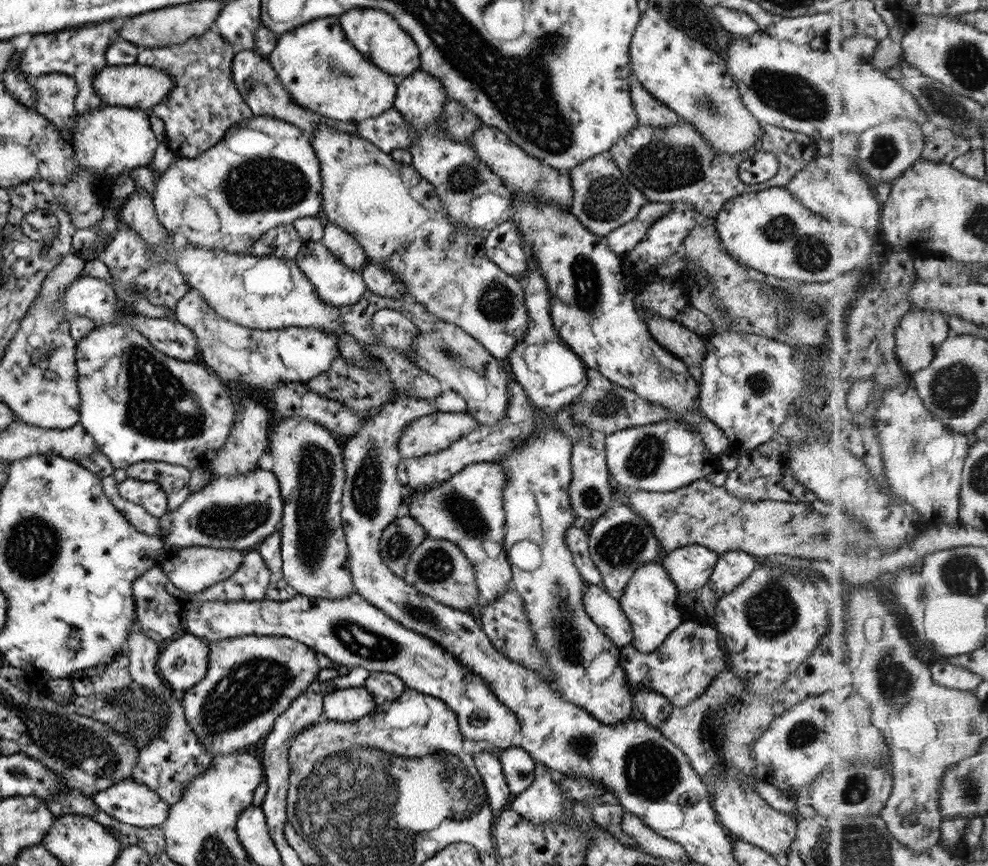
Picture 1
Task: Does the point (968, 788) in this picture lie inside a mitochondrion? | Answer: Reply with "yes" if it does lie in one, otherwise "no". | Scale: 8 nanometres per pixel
yes

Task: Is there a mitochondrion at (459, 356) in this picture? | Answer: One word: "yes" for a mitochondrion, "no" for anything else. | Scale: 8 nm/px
yes

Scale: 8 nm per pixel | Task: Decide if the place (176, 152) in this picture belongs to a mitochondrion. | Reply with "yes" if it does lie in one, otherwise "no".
no

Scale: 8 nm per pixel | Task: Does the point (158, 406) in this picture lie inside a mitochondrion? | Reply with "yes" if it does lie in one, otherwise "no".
yes

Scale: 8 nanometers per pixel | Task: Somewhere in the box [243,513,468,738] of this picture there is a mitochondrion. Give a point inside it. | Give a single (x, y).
(365, 643)

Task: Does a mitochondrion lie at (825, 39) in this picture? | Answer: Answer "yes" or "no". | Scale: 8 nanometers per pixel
no

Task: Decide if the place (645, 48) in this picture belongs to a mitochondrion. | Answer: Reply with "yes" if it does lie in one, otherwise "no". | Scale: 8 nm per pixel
no

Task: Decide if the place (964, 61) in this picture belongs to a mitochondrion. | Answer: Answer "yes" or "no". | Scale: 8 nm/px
yes

